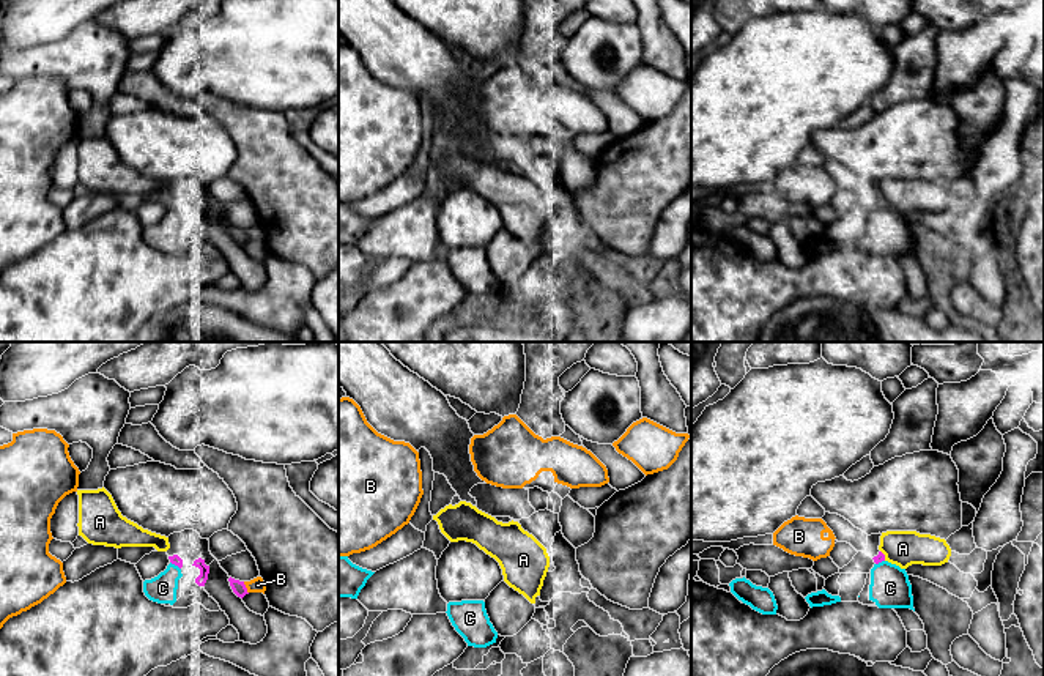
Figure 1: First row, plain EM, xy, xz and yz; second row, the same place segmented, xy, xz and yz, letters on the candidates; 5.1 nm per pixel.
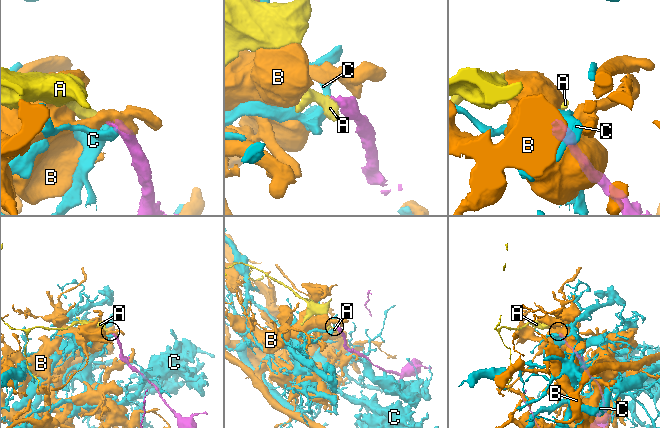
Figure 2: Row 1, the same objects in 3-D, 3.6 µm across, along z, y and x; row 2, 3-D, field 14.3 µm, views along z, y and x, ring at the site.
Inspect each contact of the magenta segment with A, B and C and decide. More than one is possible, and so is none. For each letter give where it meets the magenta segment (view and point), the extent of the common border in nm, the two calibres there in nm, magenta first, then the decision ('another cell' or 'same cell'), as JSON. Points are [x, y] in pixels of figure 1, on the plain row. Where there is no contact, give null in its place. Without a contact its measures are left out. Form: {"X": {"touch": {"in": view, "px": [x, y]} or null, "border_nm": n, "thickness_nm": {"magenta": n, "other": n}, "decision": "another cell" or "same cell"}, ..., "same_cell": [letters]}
{"A": {"touch": {"in": "yz", "px": [884, 202]}, "border_nm": 60, "thickness_nm": {"magenta": 50, "other": 180}, "decision": "same cell"}, "B": {"touch": {"in": "xy", "px": [246, 235]}, "border_nm": 70, "thickness_nm": {"magenta": 70, "other": 80}, "decision": "another cell"}, "C": {"touch": {"in": "xy", "px": [175, 211]}, "border_nm": 70, "thickness_nm": {"magenta": 50, "other": 140}, "decision": "another cell"}, "same_cell": ["A"]}

